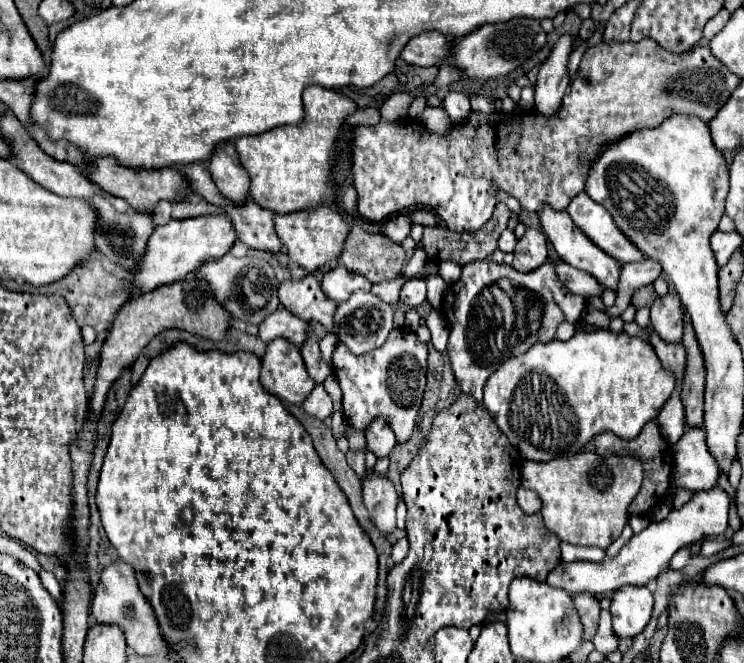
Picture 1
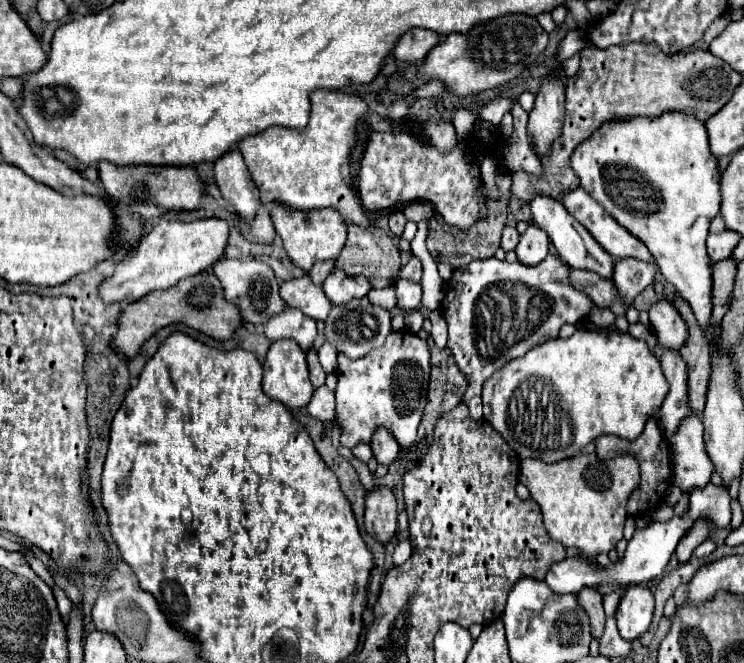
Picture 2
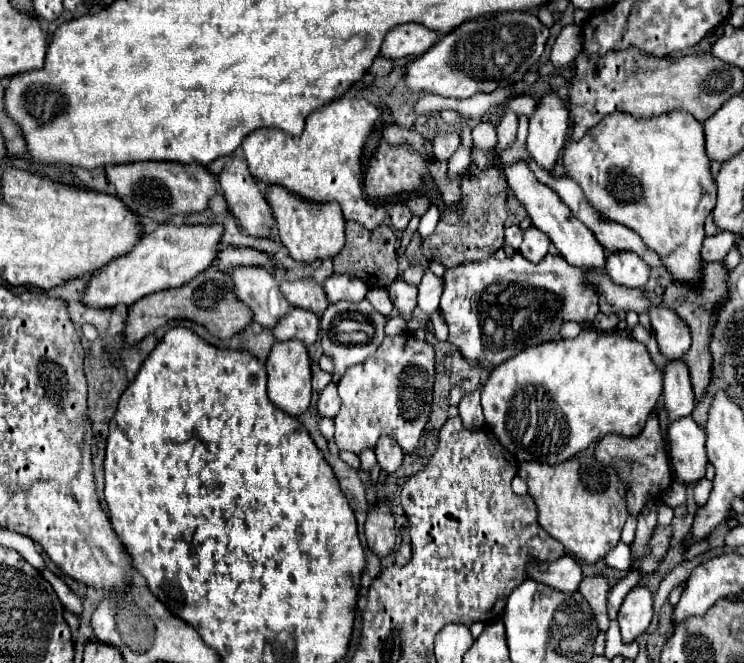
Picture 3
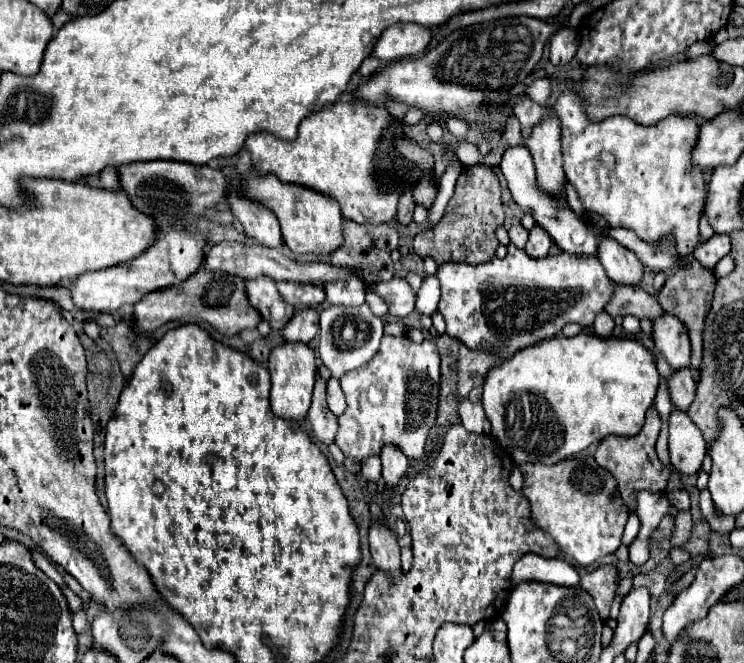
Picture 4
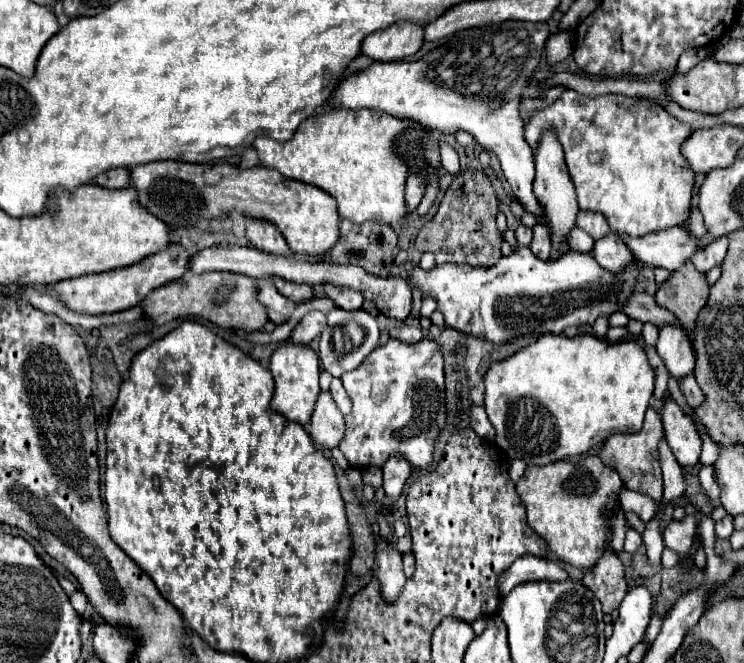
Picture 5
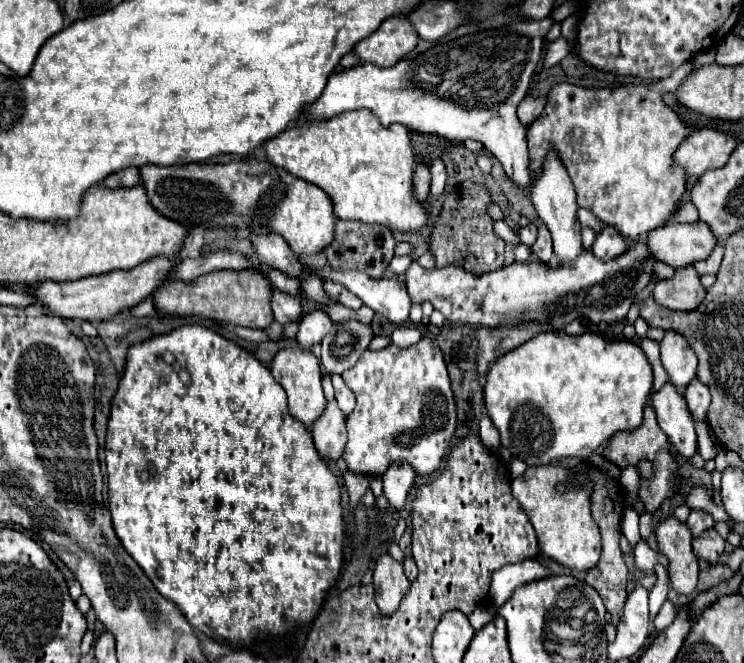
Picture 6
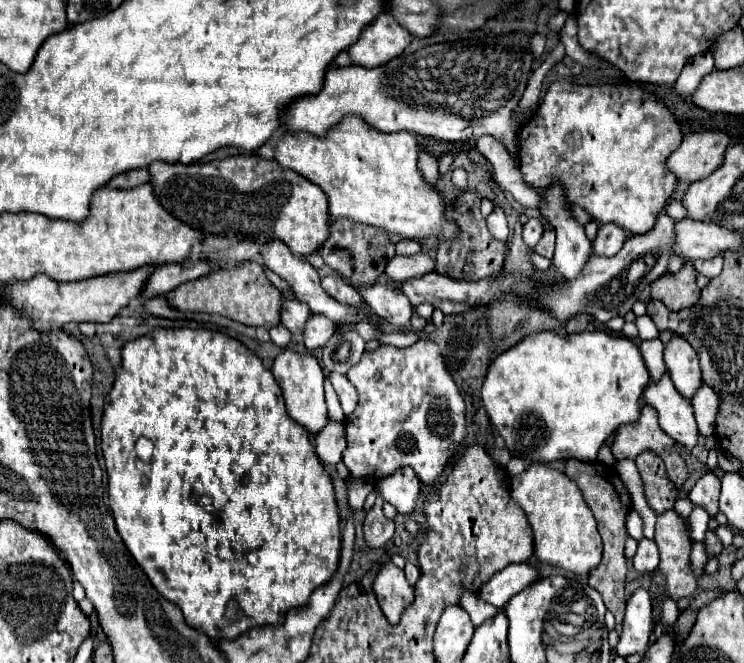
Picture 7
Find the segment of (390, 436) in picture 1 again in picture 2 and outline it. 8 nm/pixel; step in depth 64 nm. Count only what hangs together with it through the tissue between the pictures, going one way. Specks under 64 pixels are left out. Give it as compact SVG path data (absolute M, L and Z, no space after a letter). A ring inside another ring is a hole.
M382 426L374 430L372 440L370 440L370 448L372 448L374 458L386 466L390 466L400 452L400 446L396 444L392 432L388 432L388 428L382 428Z

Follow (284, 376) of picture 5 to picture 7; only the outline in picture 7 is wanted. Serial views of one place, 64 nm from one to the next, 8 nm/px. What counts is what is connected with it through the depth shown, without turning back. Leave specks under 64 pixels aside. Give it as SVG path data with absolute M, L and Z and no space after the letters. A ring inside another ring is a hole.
M282 350L274 364L272 364L272 374L276 382L282 388L286 408L292 420L296 420L300 426L310 430L312 434L318 428L324 428L324 422L328 422L328 412L326 412L326 400L324 400L324 372L312 354L300 354L294 350Z

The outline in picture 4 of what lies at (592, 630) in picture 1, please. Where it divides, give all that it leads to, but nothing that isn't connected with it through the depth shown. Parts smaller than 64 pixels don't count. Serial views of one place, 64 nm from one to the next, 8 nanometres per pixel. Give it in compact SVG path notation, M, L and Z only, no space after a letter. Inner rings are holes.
M600 566L580 578L580 588L584 588L594 598L596 610L606 624L608 610L618 588L618 572L612 566Z

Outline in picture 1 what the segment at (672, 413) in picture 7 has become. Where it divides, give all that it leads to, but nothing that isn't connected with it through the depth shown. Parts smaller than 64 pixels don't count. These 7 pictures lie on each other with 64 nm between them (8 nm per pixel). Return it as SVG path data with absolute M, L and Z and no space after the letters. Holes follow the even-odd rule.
M702 428L684 432L674 444L674 474L672 486L690 492L706 492L718 484L720 468L716 458L708 452Z

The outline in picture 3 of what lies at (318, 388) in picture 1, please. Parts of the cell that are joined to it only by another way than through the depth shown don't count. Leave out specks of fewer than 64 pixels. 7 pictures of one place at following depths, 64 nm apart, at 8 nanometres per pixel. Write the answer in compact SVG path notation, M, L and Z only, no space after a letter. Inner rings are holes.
M330 382L330 384L320 392L320 396L318 396L318 402L316 402L316 414L326 416L326 418L334 418L338 410L340 410L338 390L336 390L336 384Z

